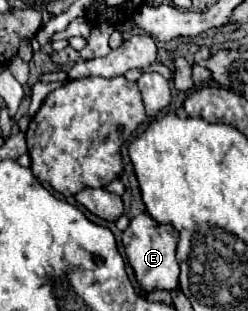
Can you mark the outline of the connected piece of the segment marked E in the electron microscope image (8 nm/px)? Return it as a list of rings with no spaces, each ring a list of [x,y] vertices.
[[[139,214],[131,220],[129,228],[123,232],[123,246],[127,260],[135,270],[137,282],[145,292],[149,290],[175,290],[179,286],[179,264],[175,260],[179,232],[171,224],[157,224],[149,214]]]

